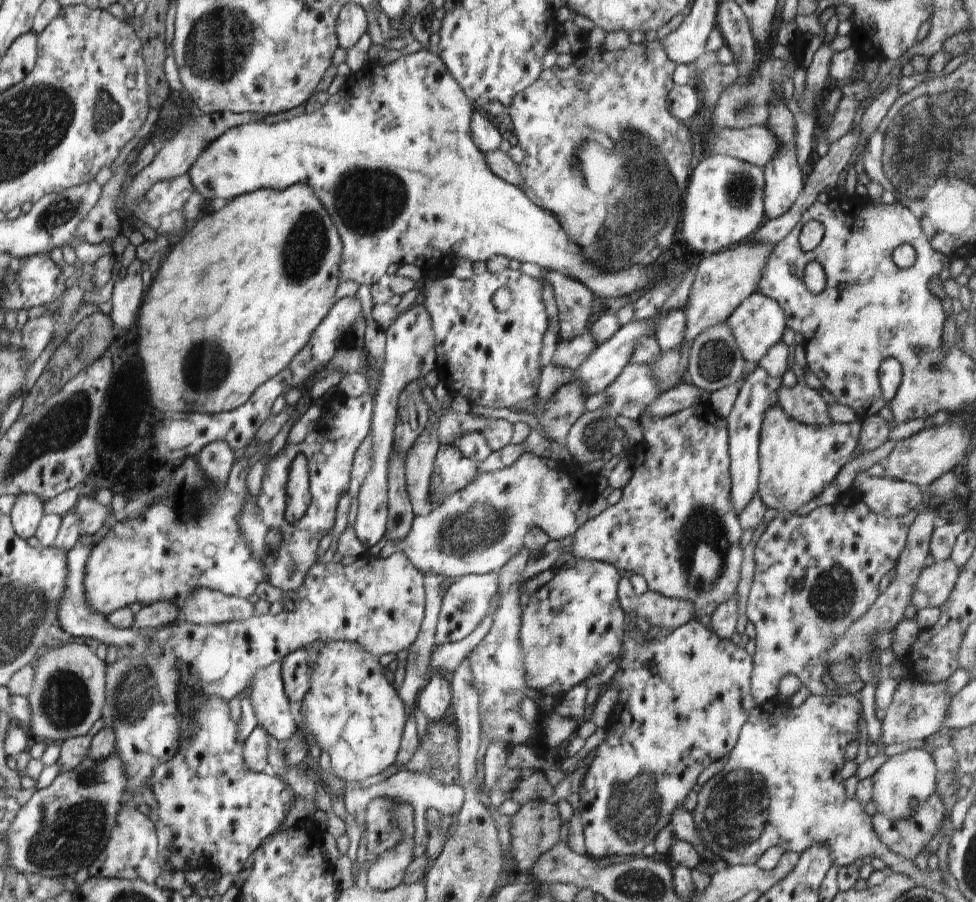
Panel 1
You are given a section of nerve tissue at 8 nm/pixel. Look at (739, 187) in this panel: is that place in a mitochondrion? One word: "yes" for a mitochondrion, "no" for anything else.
yes

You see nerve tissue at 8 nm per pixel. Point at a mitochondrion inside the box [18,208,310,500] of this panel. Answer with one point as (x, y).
(84, 342)

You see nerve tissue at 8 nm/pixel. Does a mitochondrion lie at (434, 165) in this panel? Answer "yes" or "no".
no

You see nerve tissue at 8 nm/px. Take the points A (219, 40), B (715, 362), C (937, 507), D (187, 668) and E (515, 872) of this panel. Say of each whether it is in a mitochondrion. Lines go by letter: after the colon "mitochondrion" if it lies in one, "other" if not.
A: mitochondrion
B: mitochondrion
C: other
D: other
E: other

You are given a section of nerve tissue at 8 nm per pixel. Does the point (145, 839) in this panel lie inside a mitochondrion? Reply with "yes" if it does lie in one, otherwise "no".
no

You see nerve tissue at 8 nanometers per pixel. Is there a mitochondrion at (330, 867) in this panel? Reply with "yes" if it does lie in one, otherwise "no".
no

